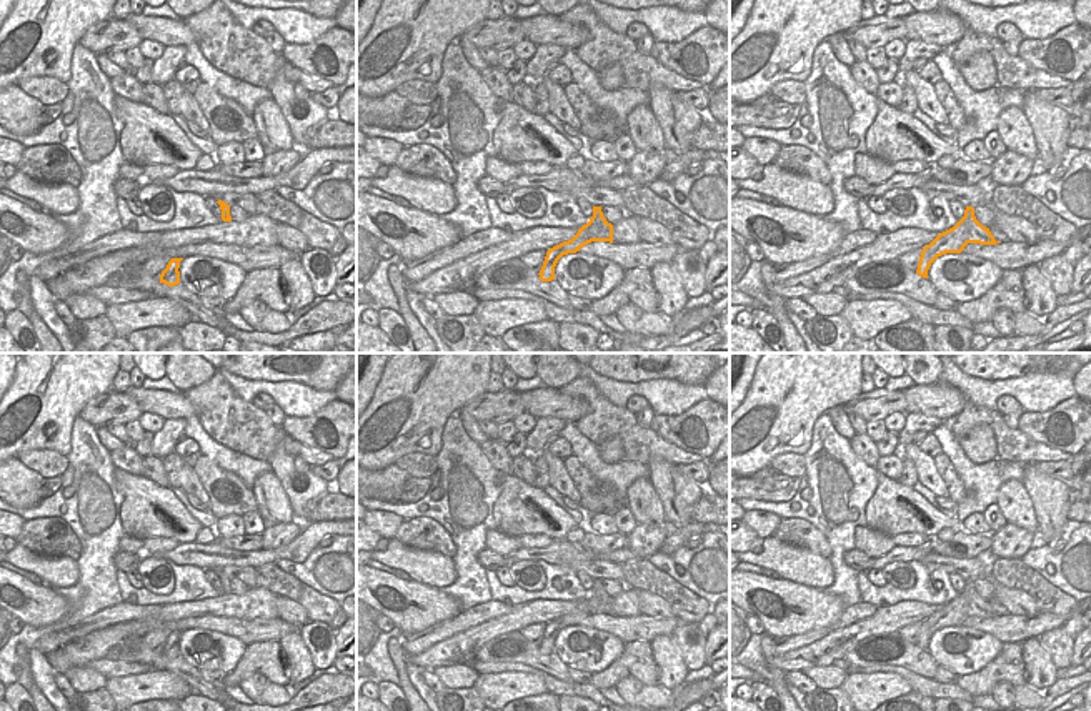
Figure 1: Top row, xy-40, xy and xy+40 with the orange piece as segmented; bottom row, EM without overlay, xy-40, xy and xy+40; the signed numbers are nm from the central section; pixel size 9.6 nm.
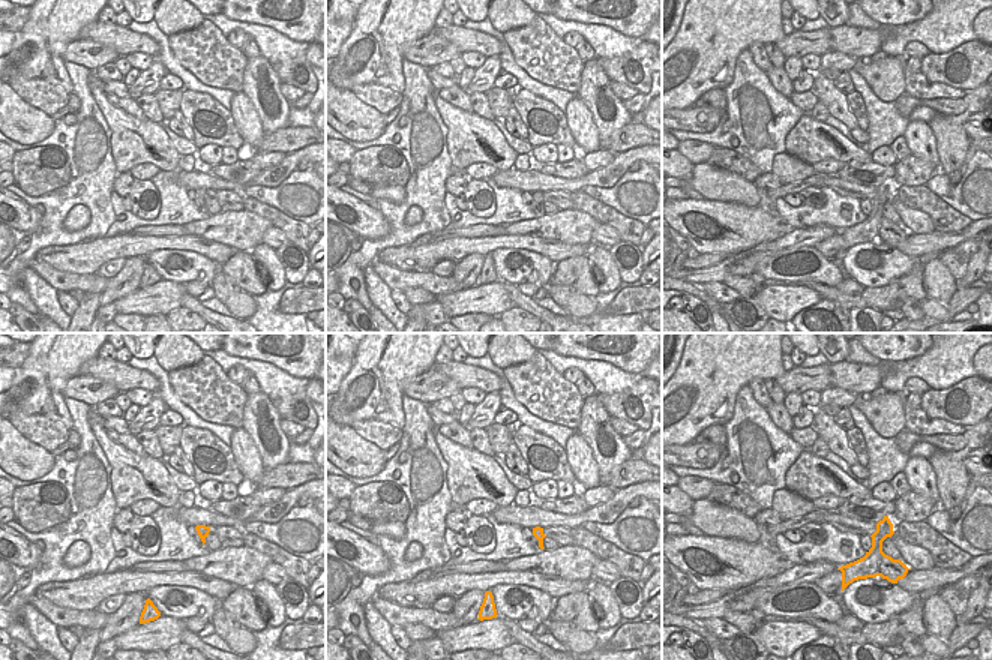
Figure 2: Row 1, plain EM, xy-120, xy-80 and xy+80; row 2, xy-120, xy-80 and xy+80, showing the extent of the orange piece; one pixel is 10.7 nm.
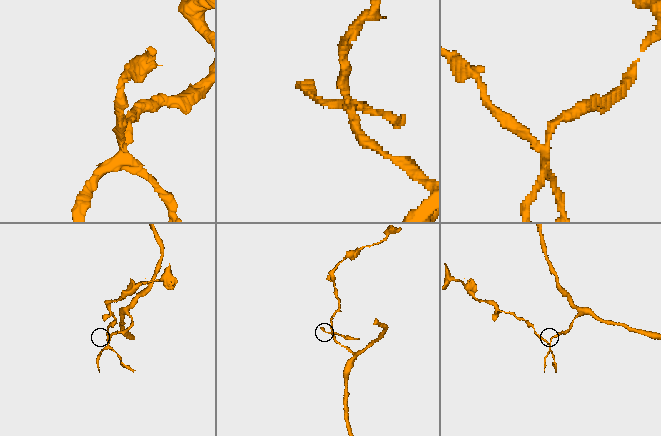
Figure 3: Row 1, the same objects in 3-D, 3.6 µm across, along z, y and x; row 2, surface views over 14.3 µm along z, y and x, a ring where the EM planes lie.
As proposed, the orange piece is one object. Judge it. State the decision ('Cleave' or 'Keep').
Cleave

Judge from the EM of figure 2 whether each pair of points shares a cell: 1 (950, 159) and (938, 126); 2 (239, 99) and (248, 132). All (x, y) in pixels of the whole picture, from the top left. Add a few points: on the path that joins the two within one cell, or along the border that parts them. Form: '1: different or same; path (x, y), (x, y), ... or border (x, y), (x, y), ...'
1: same; path (950, 152), (950, 138), (946, 134)
2: same; path (242, 107), (248, 125)

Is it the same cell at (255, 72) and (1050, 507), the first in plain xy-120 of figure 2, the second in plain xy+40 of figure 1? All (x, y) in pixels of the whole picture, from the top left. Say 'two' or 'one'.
one

